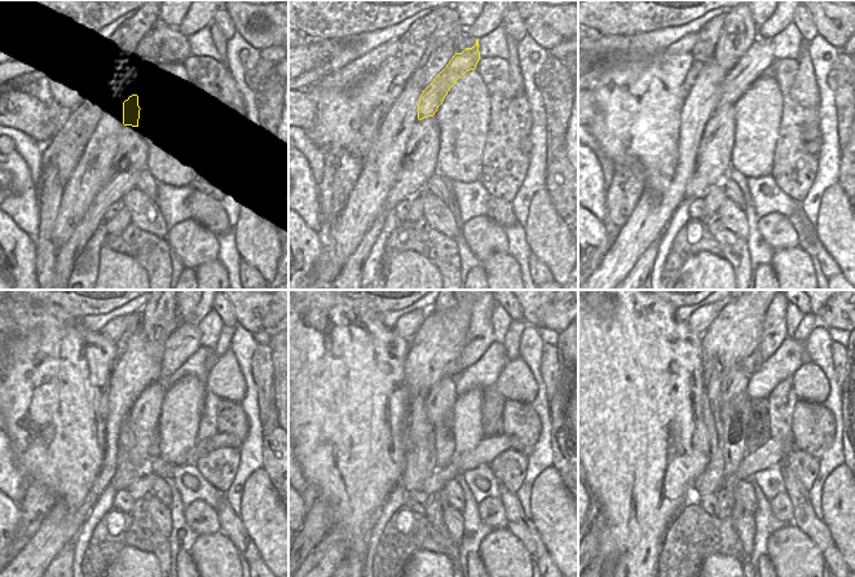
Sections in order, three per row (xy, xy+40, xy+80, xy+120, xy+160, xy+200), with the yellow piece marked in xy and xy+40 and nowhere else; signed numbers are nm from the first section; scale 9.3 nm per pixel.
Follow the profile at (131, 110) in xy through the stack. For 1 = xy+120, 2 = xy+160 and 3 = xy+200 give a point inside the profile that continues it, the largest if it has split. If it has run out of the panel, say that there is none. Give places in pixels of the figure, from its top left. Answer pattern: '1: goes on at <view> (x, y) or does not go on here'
1: goes on at xy+120 (185, 340)
2: goes on at xy+160 (480, 335)
3: goes on at xy+200 (774, 329)

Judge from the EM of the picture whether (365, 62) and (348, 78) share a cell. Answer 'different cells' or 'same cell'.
same cell

